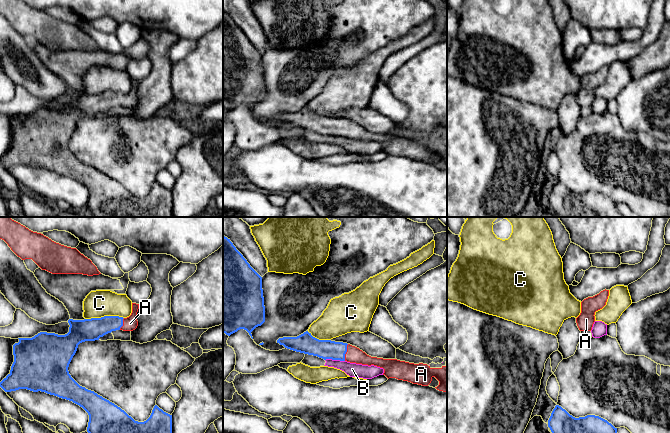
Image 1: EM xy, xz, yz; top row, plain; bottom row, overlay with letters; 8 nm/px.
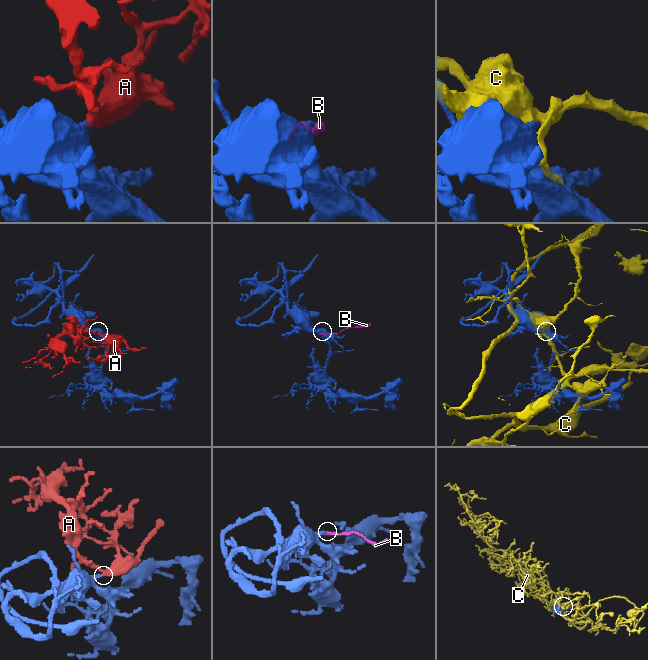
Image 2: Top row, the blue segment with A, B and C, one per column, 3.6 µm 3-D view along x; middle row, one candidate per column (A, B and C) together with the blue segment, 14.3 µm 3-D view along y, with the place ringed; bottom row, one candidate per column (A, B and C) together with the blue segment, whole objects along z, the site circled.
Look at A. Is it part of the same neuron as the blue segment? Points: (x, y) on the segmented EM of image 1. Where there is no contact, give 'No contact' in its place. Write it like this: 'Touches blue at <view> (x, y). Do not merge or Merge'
Touches blue at xz (346, 351). Merge

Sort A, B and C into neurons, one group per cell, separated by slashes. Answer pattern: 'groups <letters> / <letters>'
groups A / B / C

